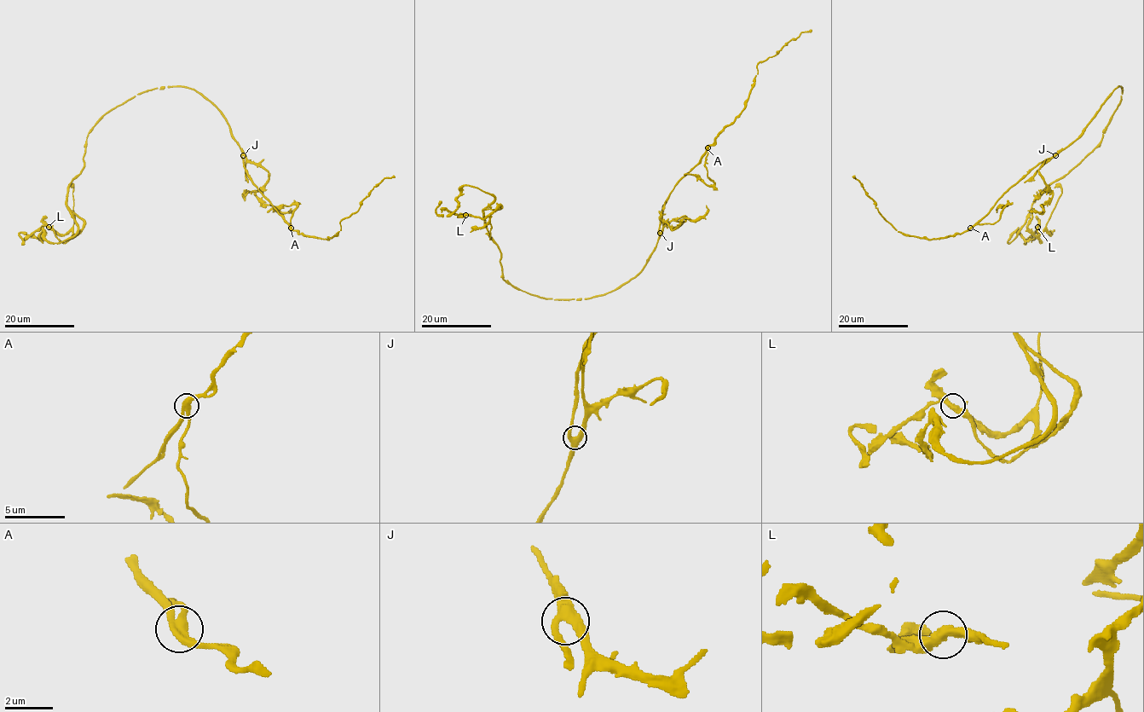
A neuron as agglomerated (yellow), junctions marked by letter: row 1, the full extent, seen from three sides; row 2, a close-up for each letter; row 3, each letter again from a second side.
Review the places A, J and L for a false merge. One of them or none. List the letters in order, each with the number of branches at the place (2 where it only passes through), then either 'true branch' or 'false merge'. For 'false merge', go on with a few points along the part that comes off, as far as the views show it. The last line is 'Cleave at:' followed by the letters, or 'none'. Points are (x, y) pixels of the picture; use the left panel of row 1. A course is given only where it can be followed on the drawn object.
A: branches 3; true branch
J: branches 3; true branch
L: branches 3; true branch
Cleave at: none

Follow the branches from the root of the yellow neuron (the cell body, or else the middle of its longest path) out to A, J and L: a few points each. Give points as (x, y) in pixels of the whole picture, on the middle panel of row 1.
A: (629, 280), (644, 266), (657, 243), (660, 213), (670, 192), (700, 161), (707, 147)
J: (629, 280), (644, 266), (660, 233)
L: (629, 280), (587, 298), (522, 292), (503, 278), (485, 223), (484, 210), (500, 205), (484, 218), (465, 214)

